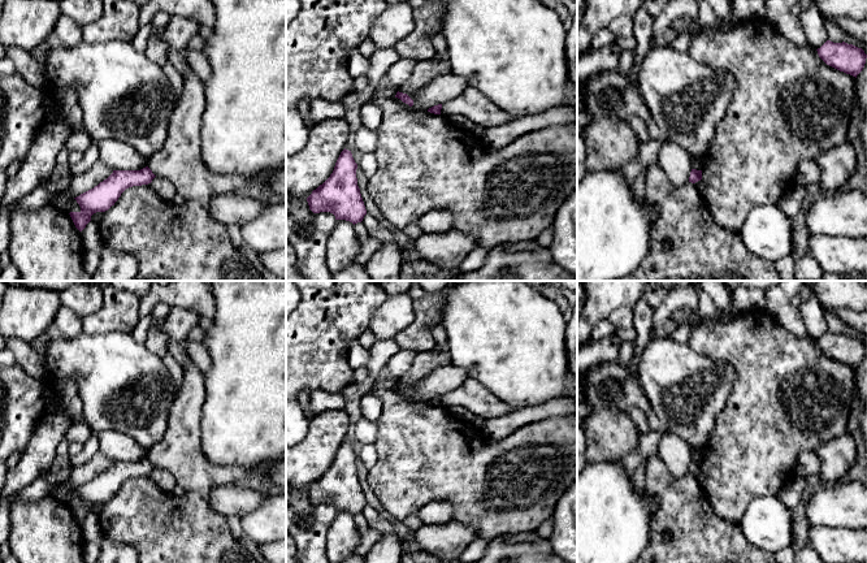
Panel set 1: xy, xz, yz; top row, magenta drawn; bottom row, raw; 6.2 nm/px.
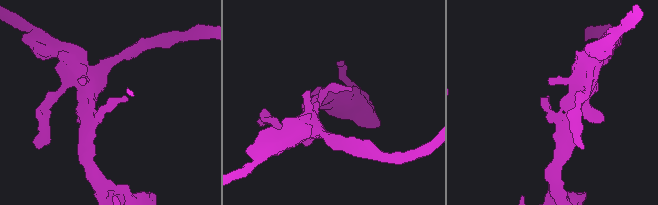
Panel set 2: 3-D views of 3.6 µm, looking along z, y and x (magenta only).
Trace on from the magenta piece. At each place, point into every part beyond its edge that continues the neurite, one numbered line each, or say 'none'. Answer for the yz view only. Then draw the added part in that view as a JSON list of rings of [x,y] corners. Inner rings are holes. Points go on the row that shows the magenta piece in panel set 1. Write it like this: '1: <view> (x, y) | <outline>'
none

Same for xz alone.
none

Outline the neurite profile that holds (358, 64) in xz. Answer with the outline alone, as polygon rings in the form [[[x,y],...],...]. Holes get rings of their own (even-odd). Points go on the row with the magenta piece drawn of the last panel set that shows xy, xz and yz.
[[[355,51],[348,57],[348,73],[354,77],[363,77],[368,74],[369,59]]]

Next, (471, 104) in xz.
[[[469,86],[456,98],[443,103],[441,114],[452,120],[463,117],[481,127],[502,126],[517,118],[517,116],[500,109],[477,88]]]

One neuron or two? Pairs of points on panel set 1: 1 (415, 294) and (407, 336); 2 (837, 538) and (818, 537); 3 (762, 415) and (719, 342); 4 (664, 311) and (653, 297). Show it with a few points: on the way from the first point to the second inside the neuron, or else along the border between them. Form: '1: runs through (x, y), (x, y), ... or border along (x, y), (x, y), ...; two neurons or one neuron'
1: runs through (420, 304), (420, 323), (417, 325); one neuron
2: runs through (832, 538), (823, 538); one neuron
3: runs through (762, 397), (762, 384), (737, 359); one neuron
4: border along (668, 294), (654, 308); two neurons

